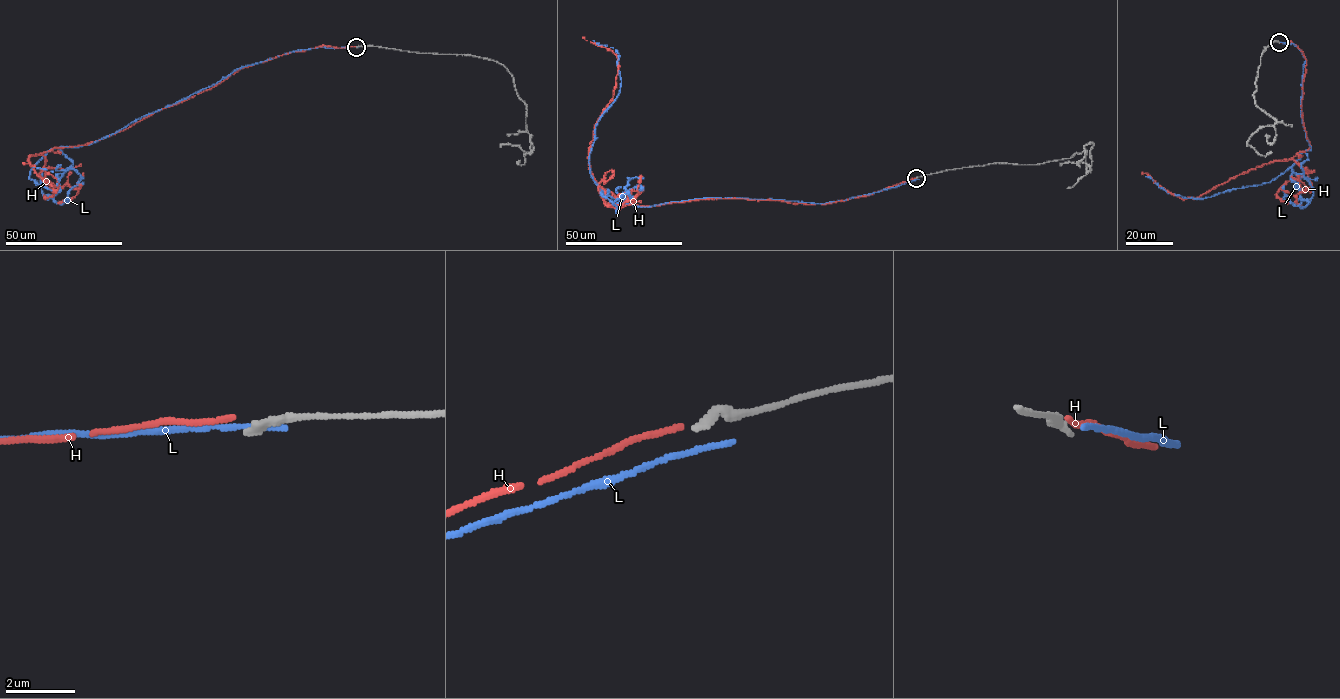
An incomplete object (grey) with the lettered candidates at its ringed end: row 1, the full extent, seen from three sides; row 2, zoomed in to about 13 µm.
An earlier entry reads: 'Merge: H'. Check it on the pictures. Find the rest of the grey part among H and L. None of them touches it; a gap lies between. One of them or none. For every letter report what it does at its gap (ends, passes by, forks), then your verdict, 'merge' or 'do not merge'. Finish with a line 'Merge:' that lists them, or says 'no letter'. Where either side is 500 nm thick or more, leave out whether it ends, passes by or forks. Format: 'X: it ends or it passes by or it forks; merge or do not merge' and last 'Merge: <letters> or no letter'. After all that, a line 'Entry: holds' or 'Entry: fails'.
H: it ends; merge
L: it ends; do not merge
Merge: H
Entry: holds

